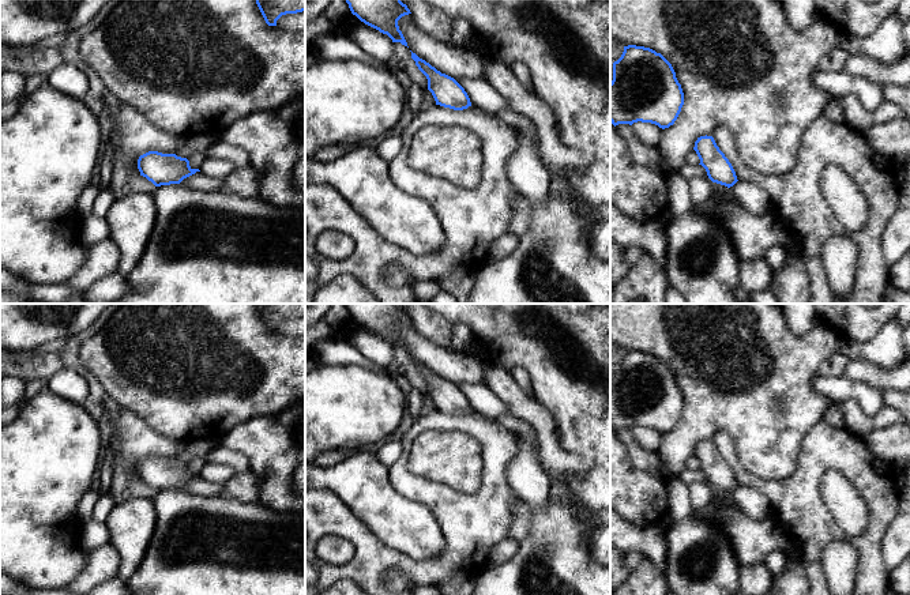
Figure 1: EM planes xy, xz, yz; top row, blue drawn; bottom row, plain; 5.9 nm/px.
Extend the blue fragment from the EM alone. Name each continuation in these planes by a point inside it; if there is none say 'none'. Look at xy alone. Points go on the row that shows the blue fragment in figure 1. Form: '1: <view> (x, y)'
1: xy (195, 143)

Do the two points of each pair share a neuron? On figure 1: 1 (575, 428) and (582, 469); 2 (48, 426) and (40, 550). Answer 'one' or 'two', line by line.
1: two
2: one

